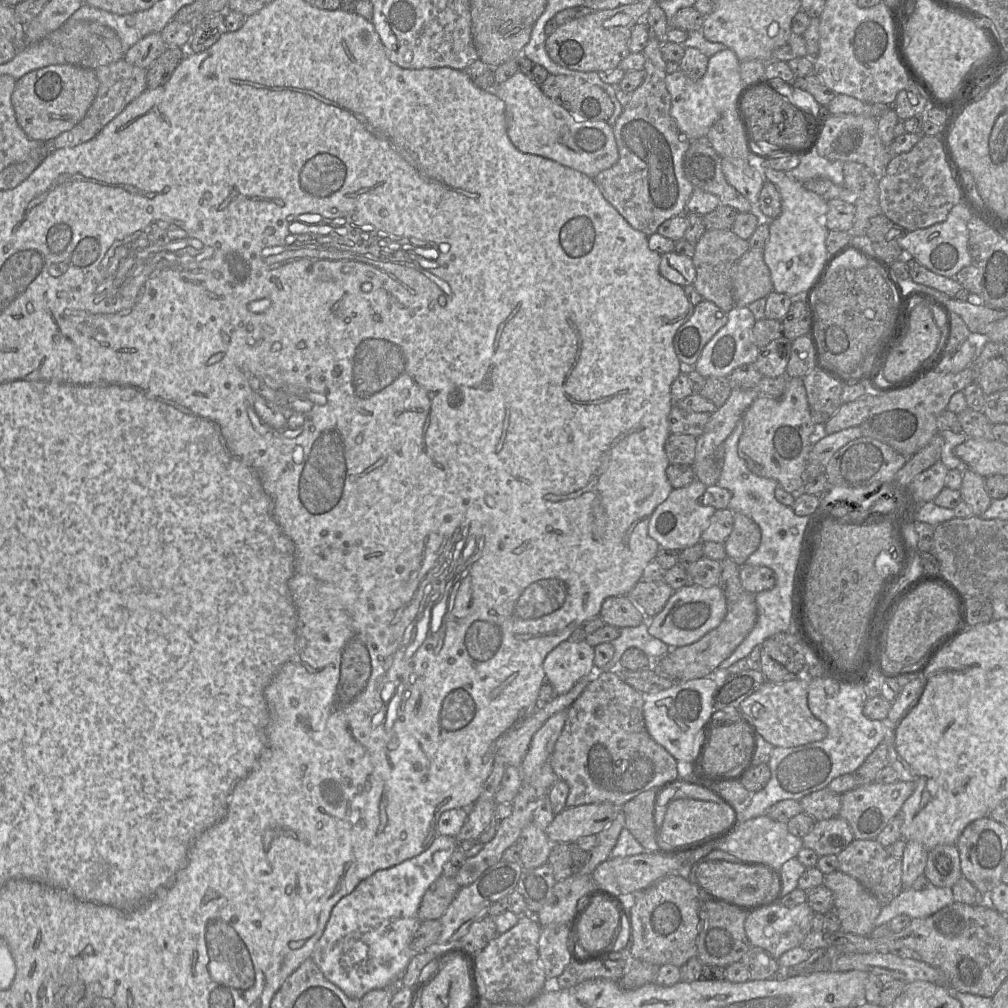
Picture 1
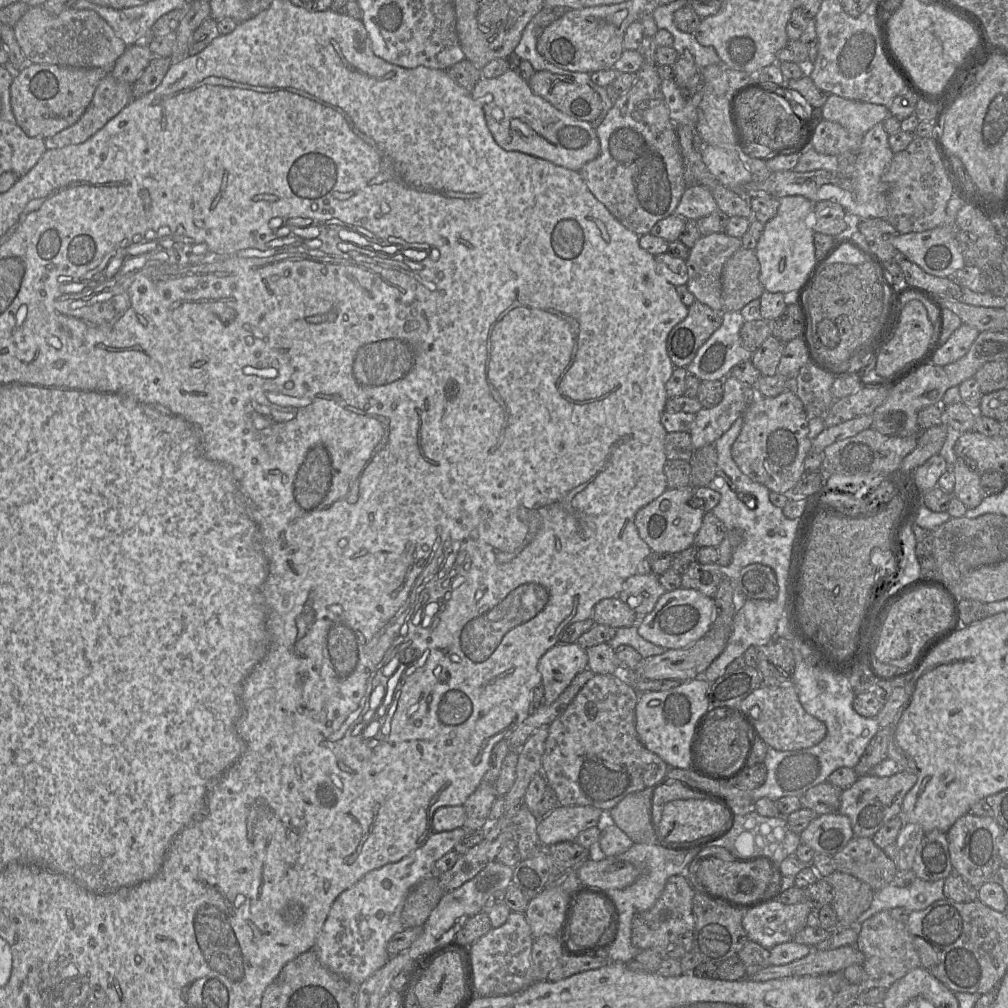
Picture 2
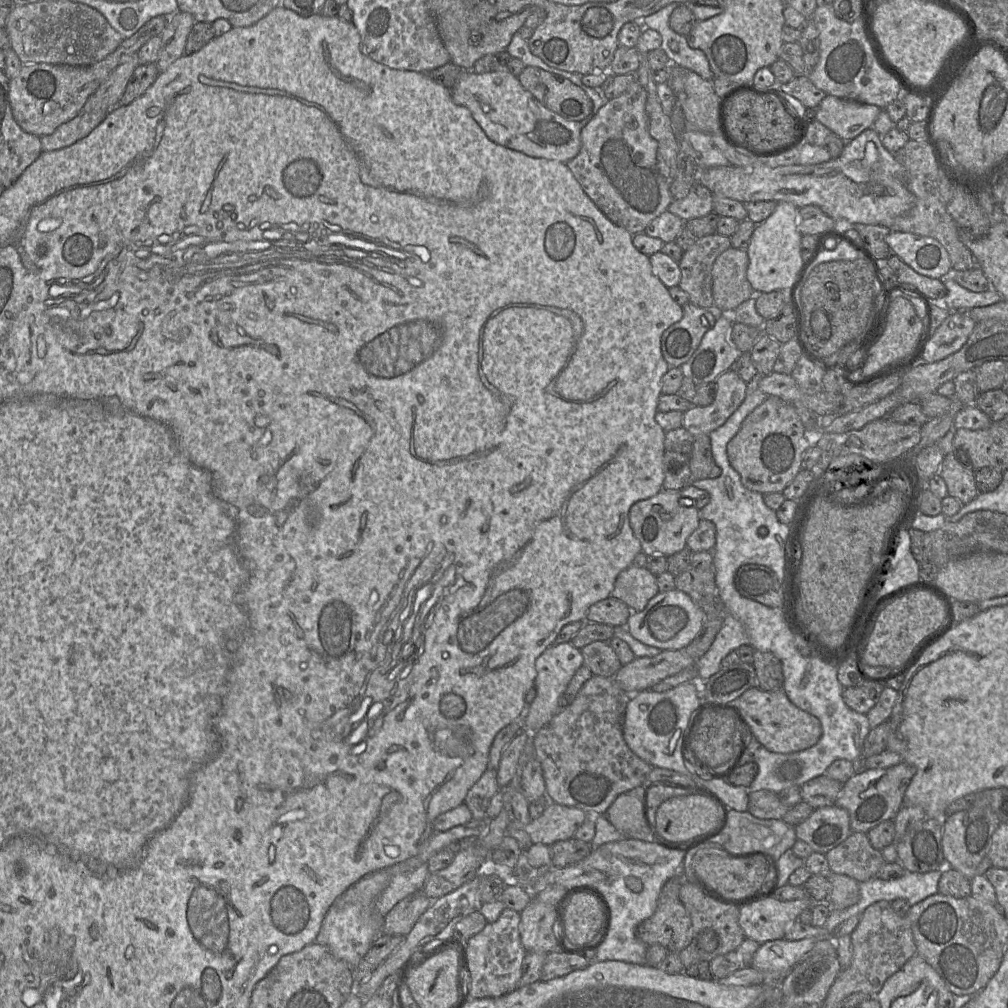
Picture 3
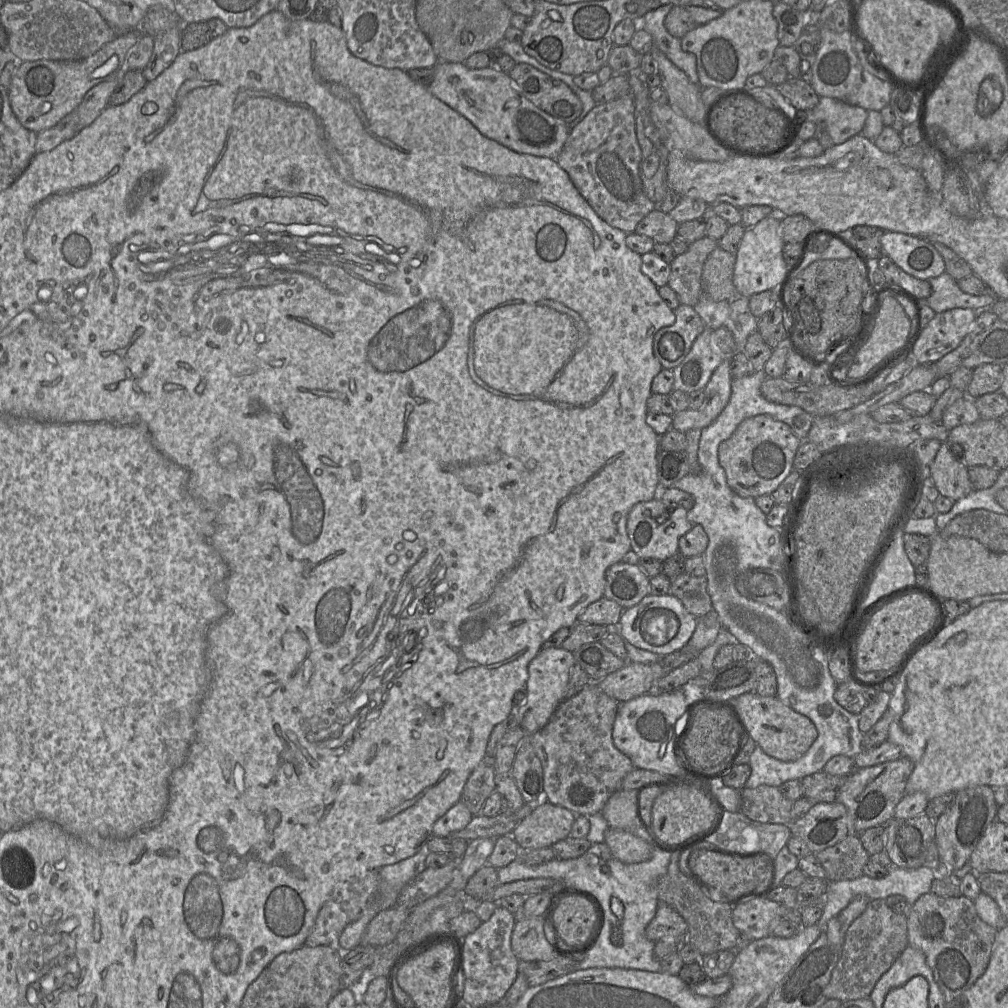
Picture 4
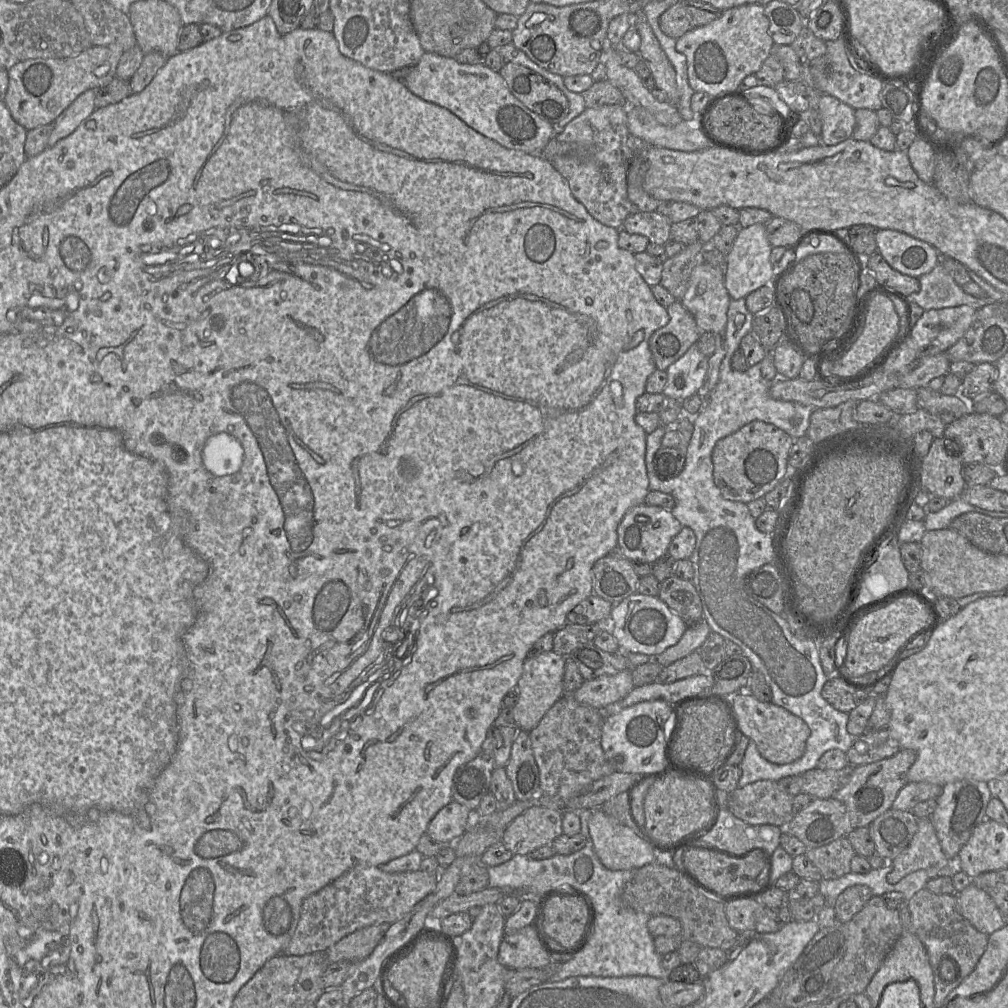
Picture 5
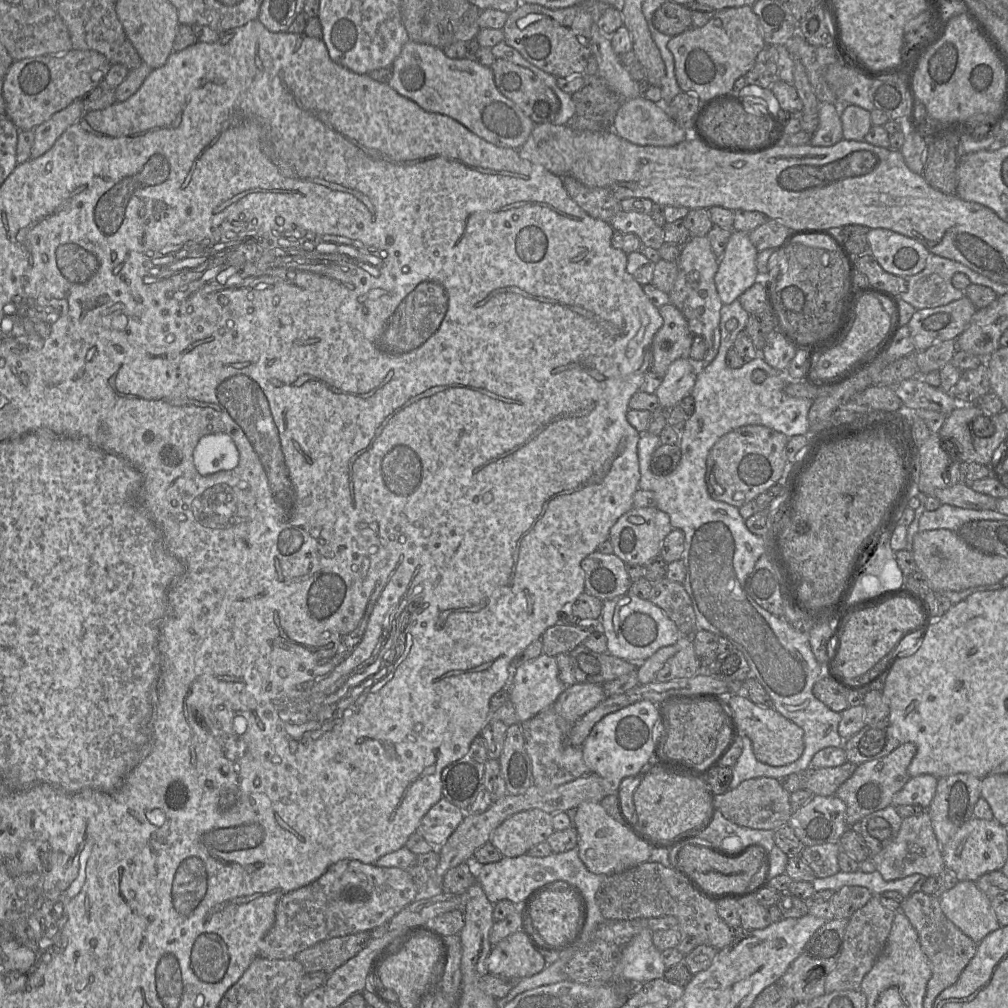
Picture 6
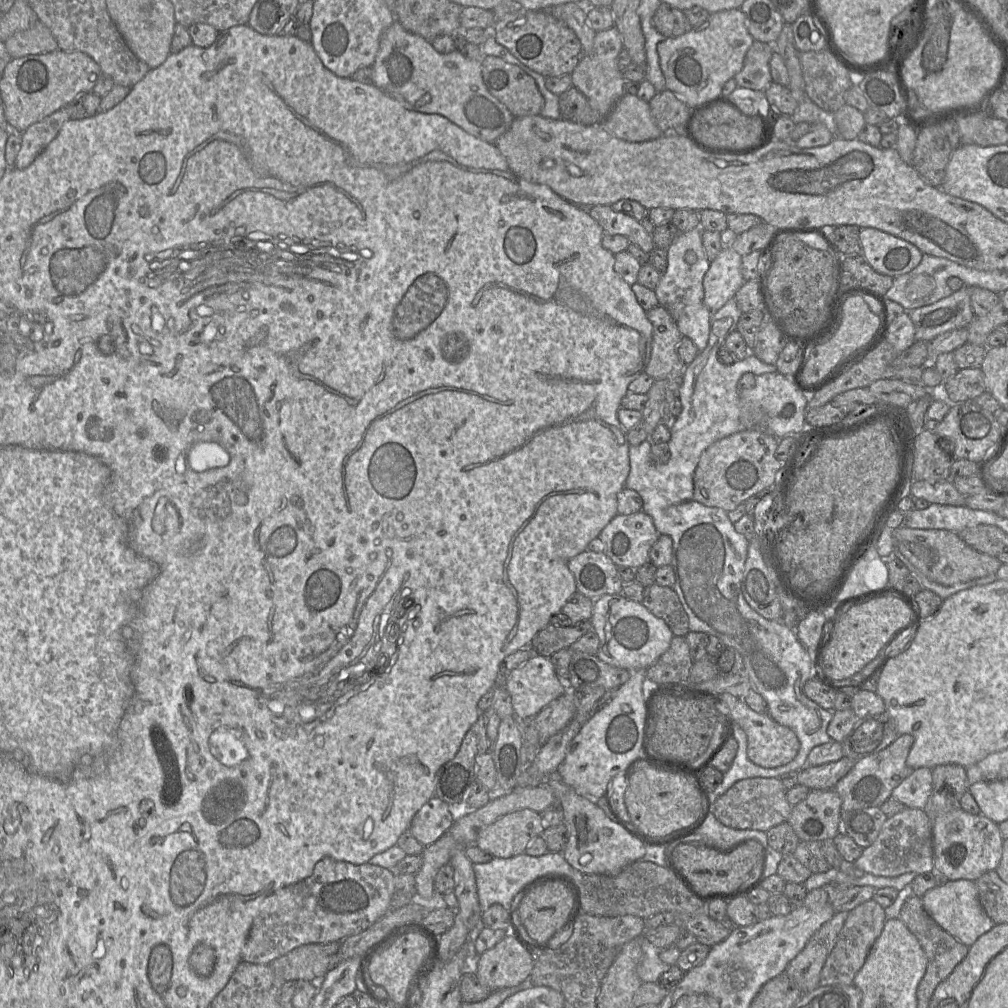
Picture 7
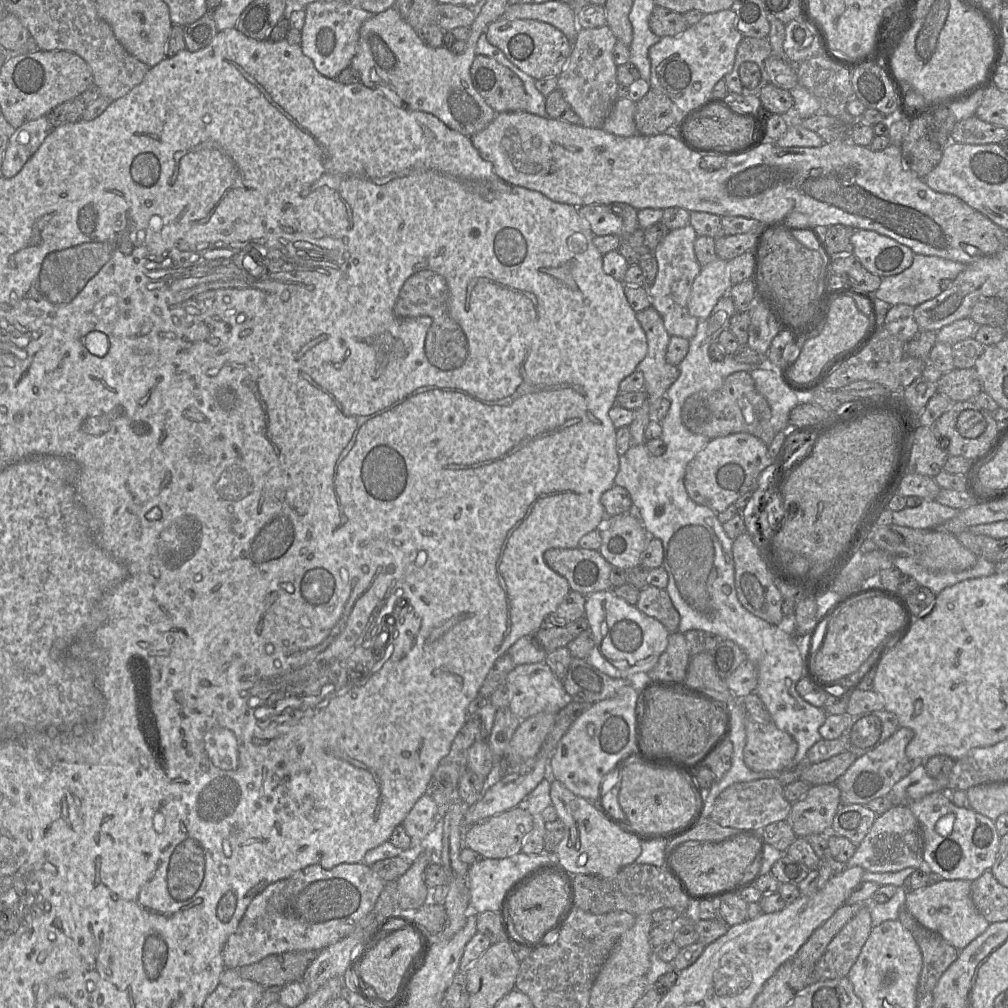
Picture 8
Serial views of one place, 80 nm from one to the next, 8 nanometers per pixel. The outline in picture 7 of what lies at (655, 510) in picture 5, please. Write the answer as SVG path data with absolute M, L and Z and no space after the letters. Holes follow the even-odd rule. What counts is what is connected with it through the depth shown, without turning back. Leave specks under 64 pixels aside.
M642 510L617 514L601 531L604 554L616 566L639 568L649 562L649 551L661 534Z

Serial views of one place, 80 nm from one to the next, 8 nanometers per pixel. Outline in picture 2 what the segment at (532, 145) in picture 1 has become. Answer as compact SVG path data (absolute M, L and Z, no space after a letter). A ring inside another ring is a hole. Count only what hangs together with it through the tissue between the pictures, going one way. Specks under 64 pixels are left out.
M512 69L496 78L482 78L471 90L483 107L495 142L506 151L519 151L579 171L600 151L596 124L572 118L531 90L528 82Z

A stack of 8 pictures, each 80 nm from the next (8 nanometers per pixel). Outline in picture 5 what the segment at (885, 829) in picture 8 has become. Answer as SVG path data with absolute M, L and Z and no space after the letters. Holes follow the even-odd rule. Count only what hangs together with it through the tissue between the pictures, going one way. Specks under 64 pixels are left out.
M929 818L918 819L918 830L908 847L888 863L892 865L892 870L887 874L890 884L921 869L928 870L929 878L952 869L952 861L943 852Z

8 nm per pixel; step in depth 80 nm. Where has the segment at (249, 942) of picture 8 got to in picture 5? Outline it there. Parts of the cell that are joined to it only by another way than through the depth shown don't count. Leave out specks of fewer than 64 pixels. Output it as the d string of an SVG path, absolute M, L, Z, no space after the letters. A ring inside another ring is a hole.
M356 866L303 901L296 930L281 954L298 956L324 951L344 936L361 928L392 924L432 893L438 879L438 873L420 870L388 873L377 866Z

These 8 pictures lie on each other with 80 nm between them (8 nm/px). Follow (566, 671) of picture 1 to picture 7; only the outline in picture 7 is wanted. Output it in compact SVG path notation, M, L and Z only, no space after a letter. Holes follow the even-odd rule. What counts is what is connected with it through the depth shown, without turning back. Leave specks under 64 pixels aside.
M534 655L520 667L509 674L505 688L510 694L516 717L520 719L533 718L551 701L559 698L567 691L567 684L555 673L550 658Z

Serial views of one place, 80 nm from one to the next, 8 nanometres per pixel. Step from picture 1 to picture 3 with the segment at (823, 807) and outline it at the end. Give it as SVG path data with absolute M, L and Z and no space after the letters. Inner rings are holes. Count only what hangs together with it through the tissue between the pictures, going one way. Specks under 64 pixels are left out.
M823 774L800 787L801 799L813 809L835 805L843 785L844 783Z

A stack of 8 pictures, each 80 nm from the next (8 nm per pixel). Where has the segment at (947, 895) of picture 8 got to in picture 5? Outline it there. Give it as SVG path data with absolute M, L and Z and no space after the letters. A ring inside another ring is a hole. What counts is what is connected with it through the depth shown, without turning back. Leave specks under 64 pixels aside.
M973 882L954 894L958 911L979 932L989 936L1006 925L993 899Z

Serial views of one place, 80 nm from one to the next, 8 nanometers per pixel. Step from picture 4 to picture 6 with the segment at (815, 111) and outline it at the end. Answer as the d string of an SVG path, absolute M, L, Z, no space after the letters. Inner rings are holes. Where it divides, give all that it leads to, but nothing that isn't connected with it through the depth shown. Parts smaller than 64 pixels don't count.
M819 101L819 124L810 138L810 145L829 147L843 139L840 118L842 105L849 104L831 104Z

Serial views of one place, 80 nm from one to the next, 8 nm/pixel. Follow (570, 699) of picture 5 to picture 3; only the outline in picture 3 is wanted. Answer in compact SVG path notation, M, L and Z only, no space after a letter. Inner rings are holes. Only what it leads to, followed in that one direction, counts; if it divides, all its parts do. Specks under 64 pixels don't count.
M593 675L569 705L559 710L542 729L531 733L530 740L541 764L546 793L554 803L579 808L589 816L604 815L620 794L652 784L647 785L647 776L654 767L632 752L623 737L623 722L630 697L614 677Z

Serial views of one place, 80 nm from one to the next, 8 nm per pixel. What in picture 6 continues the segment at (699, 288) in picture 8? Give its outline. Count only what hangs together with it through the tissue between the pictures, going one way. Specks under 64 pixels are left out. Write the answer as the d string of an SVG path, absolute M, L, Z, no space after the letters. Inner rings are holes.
M732 231L732 235L719 259L714 281L723 305L731 304L760 280L756 267L758 250L749 239L750 232Z

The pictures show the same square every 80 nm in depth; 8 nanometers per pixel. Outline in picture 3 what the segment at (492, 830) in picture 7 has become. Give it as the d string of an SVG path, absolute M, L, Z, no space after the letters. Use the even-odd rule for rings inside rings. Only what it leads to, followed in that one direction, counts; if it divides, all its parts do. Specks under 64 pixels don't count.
M550 804L544 812L536 819L533 819L526 827L526 832L529 834L531 838L532 844L543 844L546 846L551 846L554 843L557 843L559 841L568 840L570 838L573 838L574 833L576 830L588 819L593 818L595 816L589 816L586 812L579 808L575 807L568 807L565 805L560 804Z

